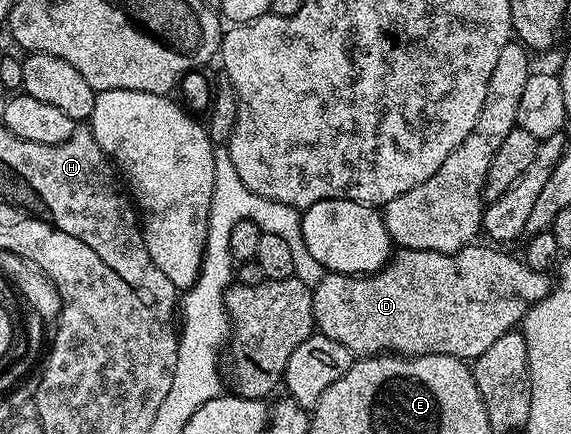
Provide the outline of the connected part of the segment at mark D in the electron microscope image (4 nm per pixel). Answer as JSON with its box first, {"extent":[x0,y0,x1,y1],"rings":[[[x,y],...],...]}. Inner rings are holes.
{"extent":[311,244,554,360],"rings":[[[469,244],[460,250],[455,250],[453,254],[434,252],[433,250],[405,250],[400,248],[388,259],[388,265],[383,266],[381,270],[377,270],[375,274],[325,273],[323,280],[318,285],[311,287],[312,321],[315,329],[319,333],[330,336],[330,340],[338,340],[338,344],[345,346],[353,356],[399,354],[401,356],[417,358],[418,356],[426,356],[427,354],[445,354],[446,356],[454,356],[455,358],[465,360],[474,360],[478,356],[482,356],[482,352],[486,352],[486,348],[490,348],[490,344],[494,344],[494,340],[498,340],[498,336],[517,329],[523,323],[526,312],[531,306],[538,304],[538,300],[542,300],[552,291],[554,282],[551,277],[548,279],[549,275],[545,271],[530,268],[517,255],[515,258],[514,255],[507,254],[504,251],[507,249],[497,248],[492,244],[487,244],[488,246],[476,245]]]}

